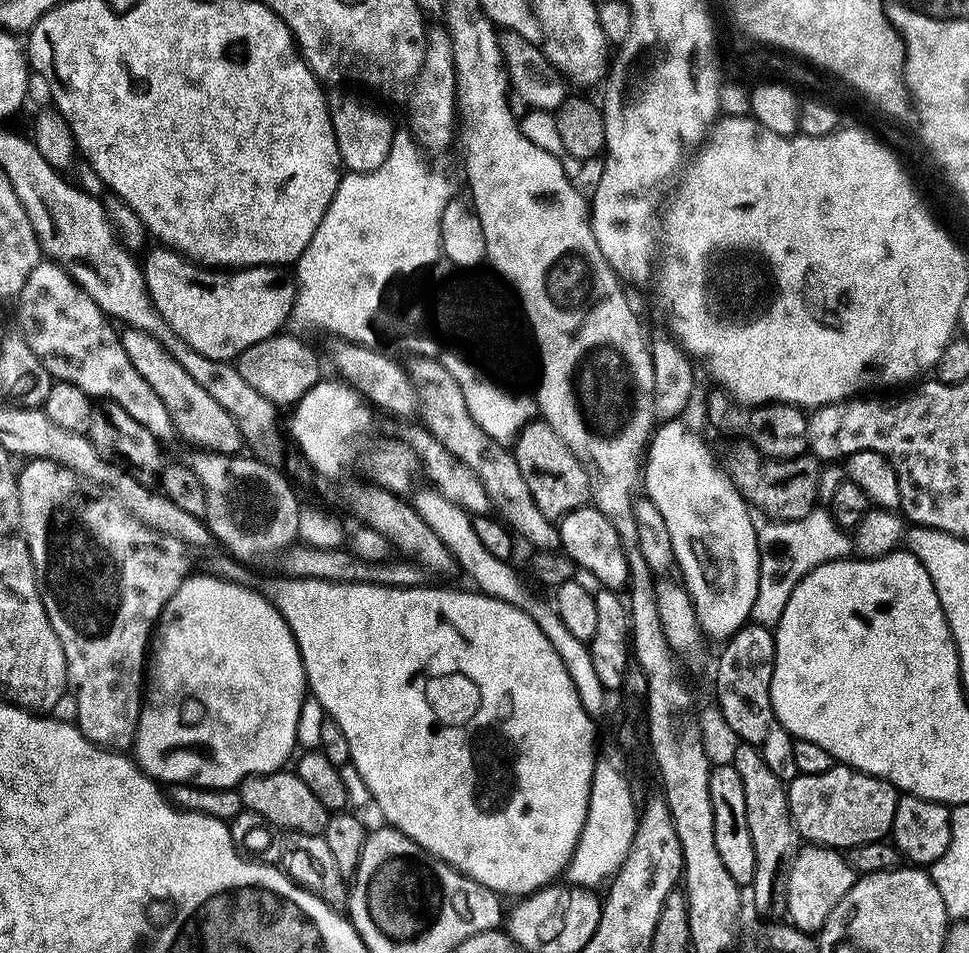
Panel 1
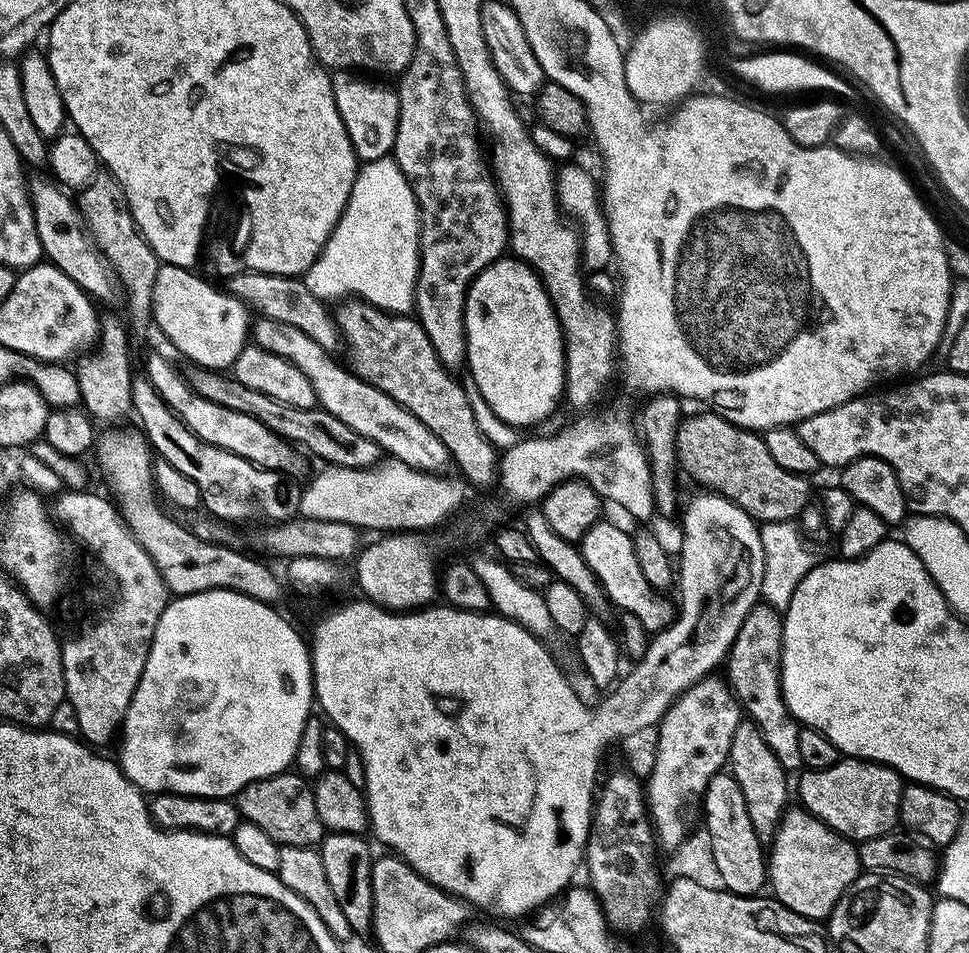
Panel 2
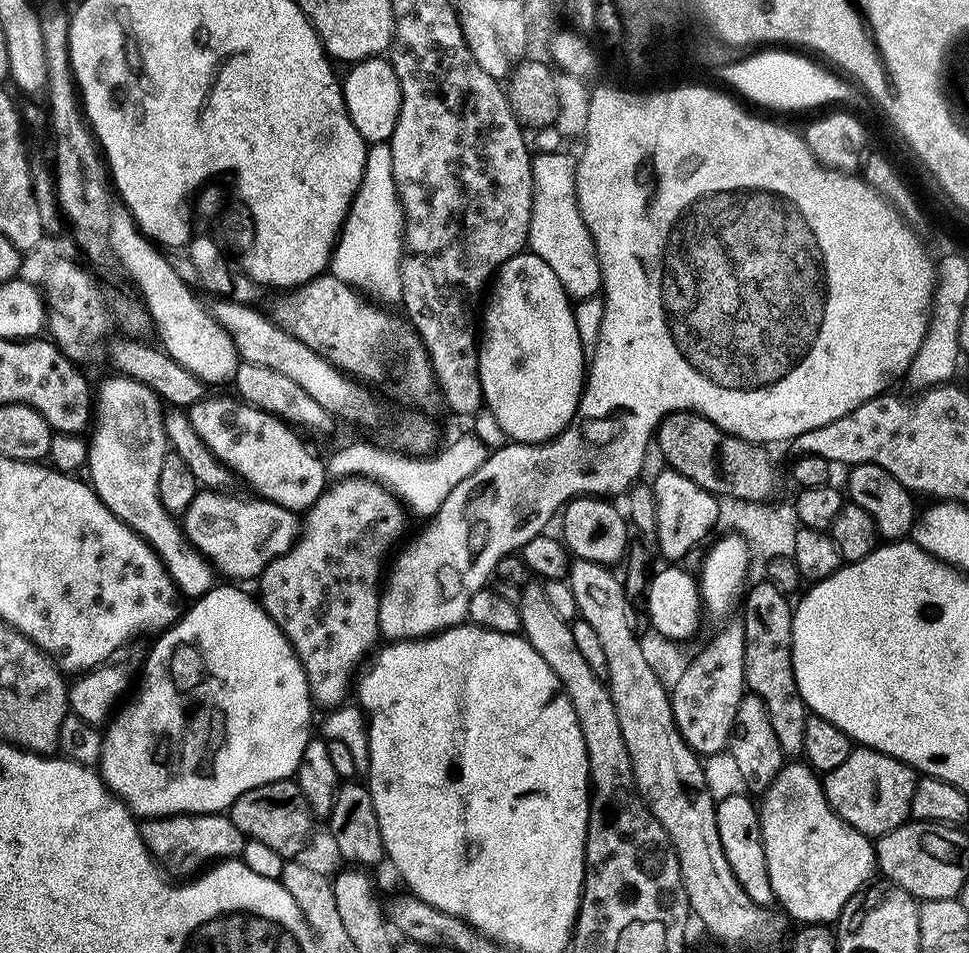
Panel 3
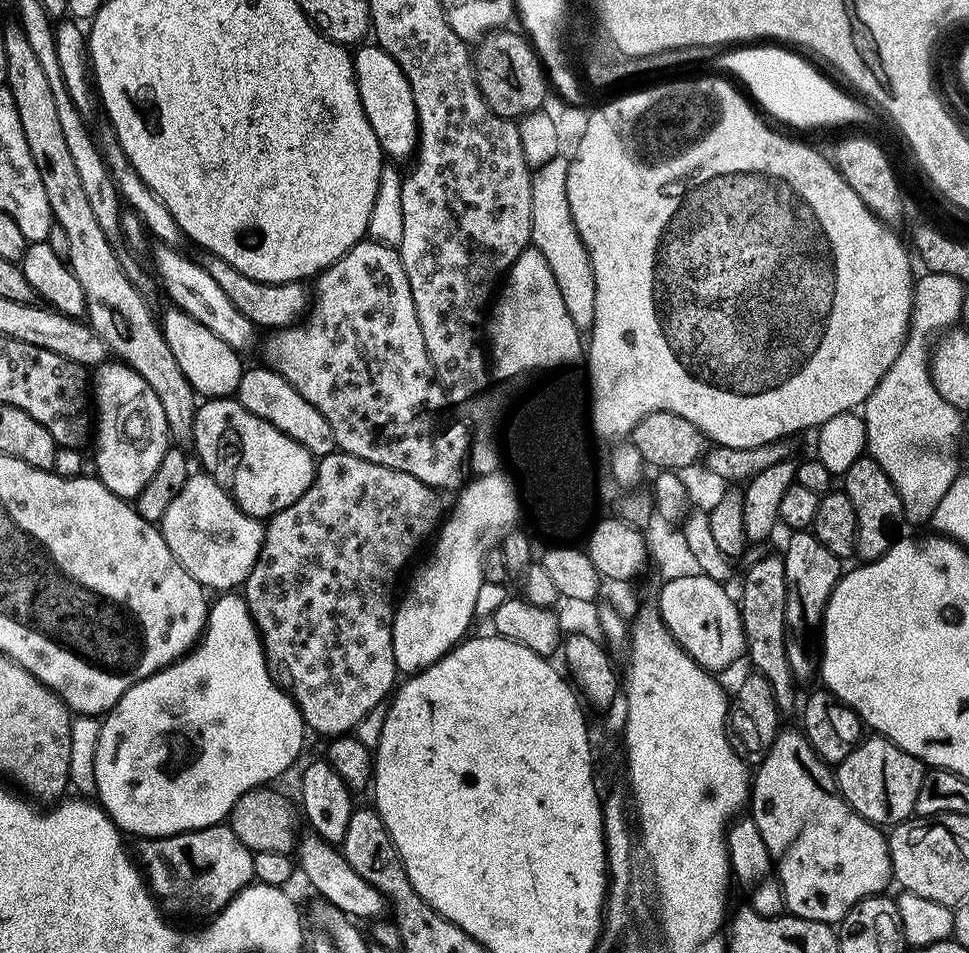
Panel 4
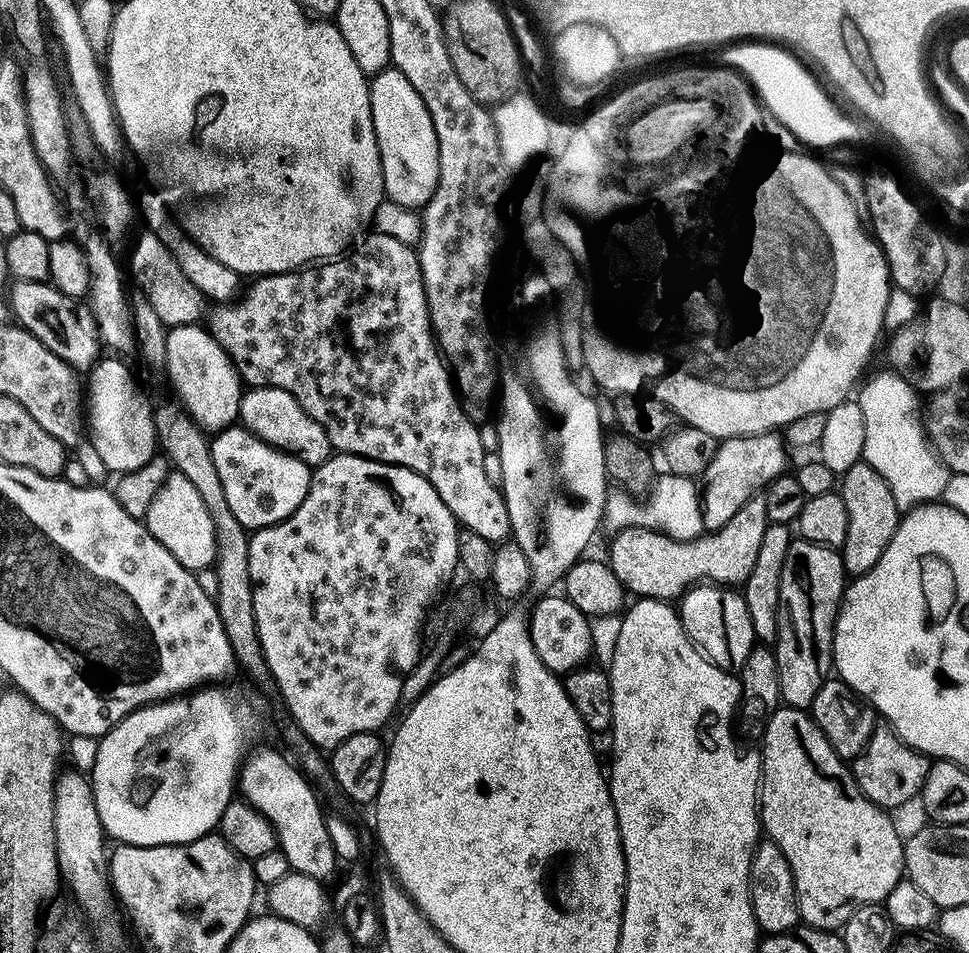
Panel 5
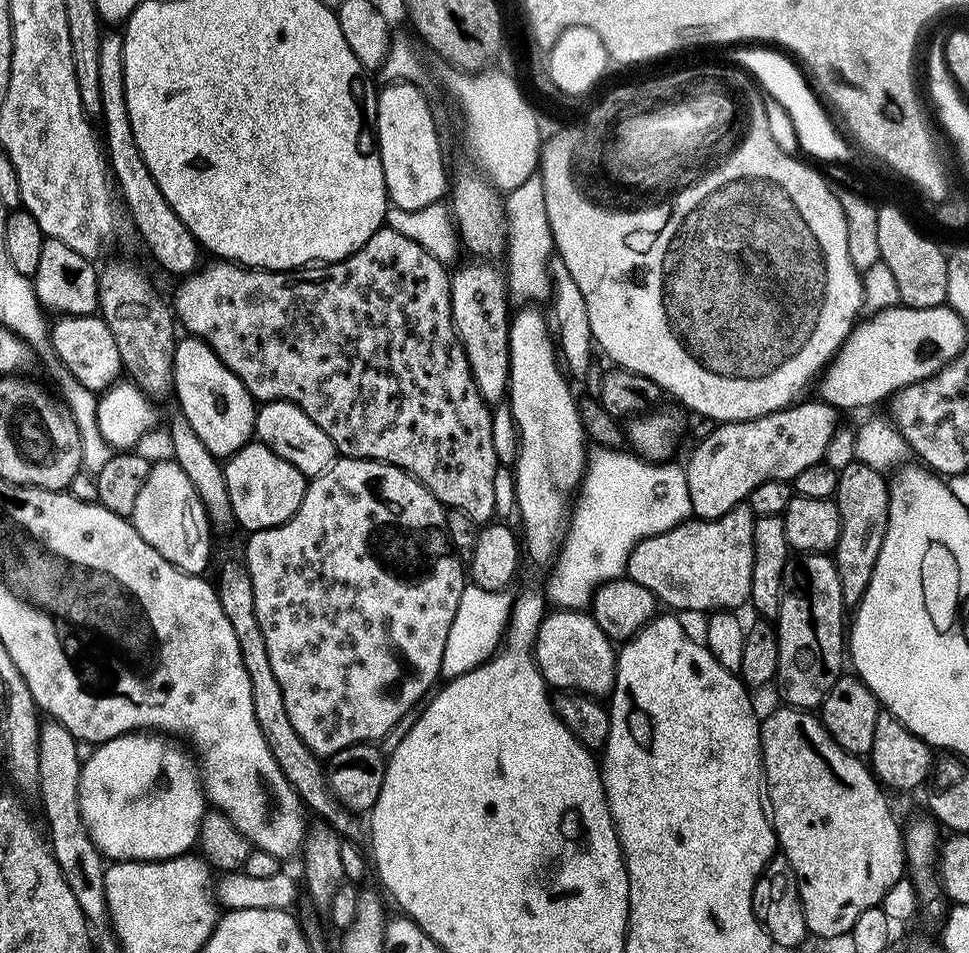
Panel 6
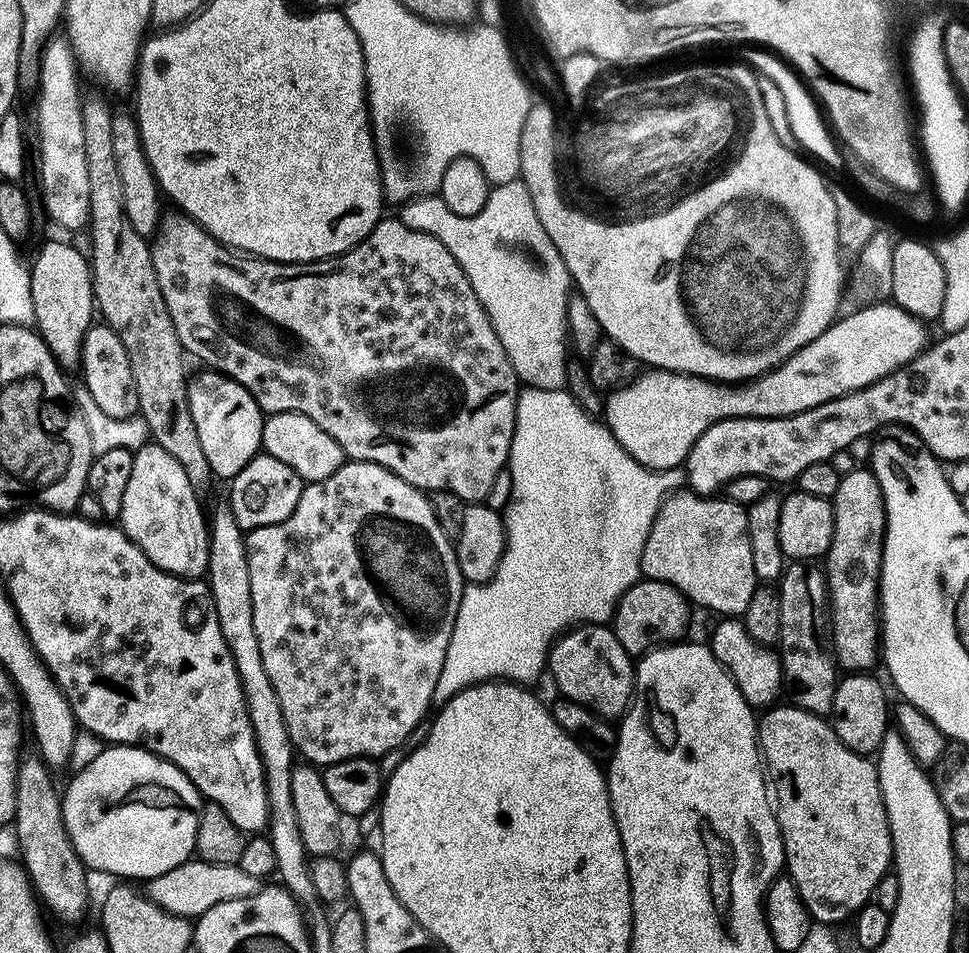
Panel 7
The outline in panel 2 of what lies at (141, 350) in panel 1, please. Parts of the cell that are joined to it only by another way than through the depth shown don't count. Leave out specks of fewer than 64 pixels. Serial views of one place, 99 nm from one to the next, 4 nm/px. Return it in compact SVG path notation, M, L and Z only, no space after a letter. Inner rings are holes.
M164 356L149 358L146 375L154 390L158 390L161 398L168 403L170 410L174 410L180 420L186 422L186 426L194 430L194 434L198 434L198 438L222 450L230 450L260 468L269 468L271 472L287 474L292 478L299 477L300 460L296 457L297 449L289 441L272 432L263 420L250 414L242 414L238 410L230 410L226 406L218 406L202 398L185 382L179 371L172 369L171 362Z

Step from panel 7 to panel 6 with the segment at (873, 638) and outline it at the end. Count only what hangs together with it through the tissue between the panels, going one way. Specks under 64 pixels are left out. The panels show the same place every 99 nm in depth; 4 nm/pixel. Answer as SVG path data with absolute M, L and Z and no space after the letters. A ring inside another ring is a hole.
M859 462L846 466L839 474L834 499L840 511L840 537L834 549L834 559L838 578L842 582L845 605L855 606L866 594L866 586L870 586L870 578L882 550L882 542L888 529L890 484L885 473Z

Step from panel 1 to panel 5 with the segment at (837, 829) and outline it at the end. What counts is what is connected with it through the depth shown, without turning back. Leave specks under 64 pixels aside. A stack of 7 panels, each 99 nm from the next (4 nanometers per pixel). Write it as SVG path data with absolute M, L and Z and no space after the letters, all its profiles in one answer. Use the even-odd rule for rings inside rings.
M880 722L870 734L870 742L866 742L862 754L851 761L850 767L862 794L866 794L866 798L870 798L870 802L874 802L879 808L893 810L892 808L900 808L911 800L913 803L919 797L926 782L929 763L929 757L916 748L911 748L892 729L891 724Z

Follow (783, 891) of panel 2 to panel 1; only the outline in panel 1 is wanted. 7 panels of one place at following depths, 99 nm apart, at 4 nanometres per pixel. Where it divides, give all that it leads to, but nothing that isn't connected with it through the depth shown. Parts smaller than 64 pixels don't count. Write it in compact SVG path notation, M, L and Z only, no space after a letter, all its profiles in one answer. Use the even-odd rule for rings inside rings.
M801 847L793 856L786 872L786 916L792 927L799 932L819 933L826 918L830 918L834 906L842 902L842 898L851 890L857 878L857 873L852 871L847 859L837 849Z

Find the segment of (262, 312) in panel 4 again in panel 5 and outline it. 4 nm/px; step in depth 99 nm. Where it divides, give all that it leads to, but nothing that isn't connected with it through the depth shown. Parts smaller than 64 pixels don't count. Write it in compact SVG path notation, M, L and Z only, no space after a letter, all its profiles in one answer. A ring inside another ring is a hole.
M151 191L142 193L140 200L138 196L139 219L155 234L158 242L162 242L162 246L166 246L166 250L174 254L174 262L178 262L182 274L186 274L186 279L203 294L205 301L215 302L217 305L233 303L242 292L240 273L230 270L230 266L222 266L218 258L211 256L176 219L167 202L160 197L159 191Z

